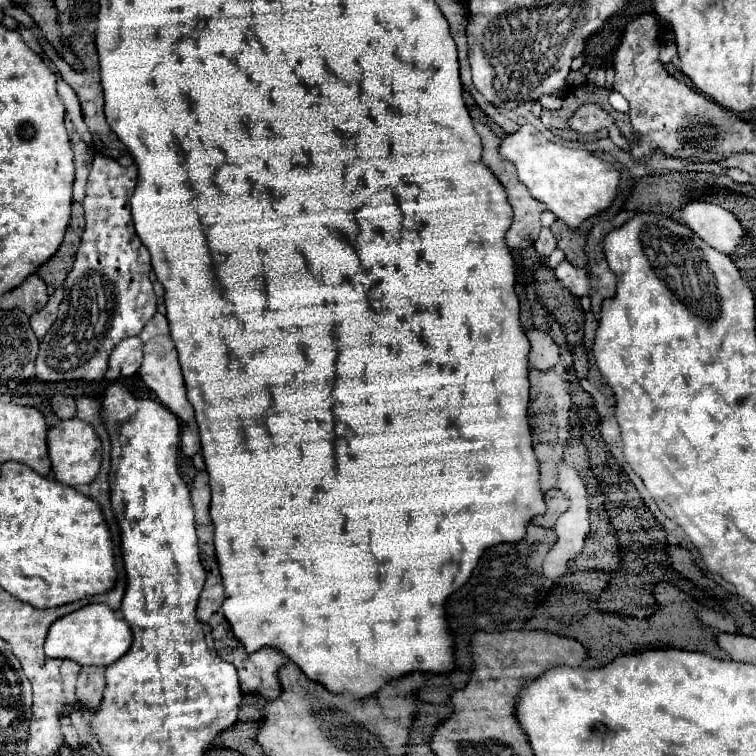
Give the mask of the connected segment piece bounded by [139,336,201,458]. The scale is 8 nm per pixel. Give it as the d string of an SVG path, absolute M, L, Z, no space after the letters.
M155 336L155 338L151 338L149 342L143 344L143 362L141 362L141 368L139 368L139 378L151 392L157 394L159 402L181 420L181 452L187 458L193 458L201 450L199 428L197 428L197 422L195 422L193 406L185 396L185 384L183 384L183 376L181 376L175 344L173 344L171 336Z

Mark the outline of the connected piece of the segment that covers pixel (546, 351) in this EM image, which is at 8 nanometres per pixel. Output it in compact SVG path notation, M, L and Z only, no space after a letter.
M529 330L527 338L531 342L529 362L531 362L533 368L537 368L537 370L551 370L551 368L555 368L559 364L561 350L559 350L559 346L553 342L553 338L547 332Z

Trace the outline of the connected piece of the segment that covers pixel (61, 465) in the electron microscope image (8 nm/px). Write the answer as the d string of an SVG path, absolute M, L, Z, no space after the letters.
M79 418L61 420L57 426L49 428L49 458L53 464L53 476L59 482L73 488L79 484L91 484L101 468L101 440L89 422Z

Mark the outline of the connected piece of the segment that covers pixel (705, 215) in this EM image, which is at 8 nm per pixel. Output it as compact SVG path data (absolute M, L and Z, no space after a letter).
M693 202L677 214L705 244L727 256L735 252L745 236L735 214L713 202Z

